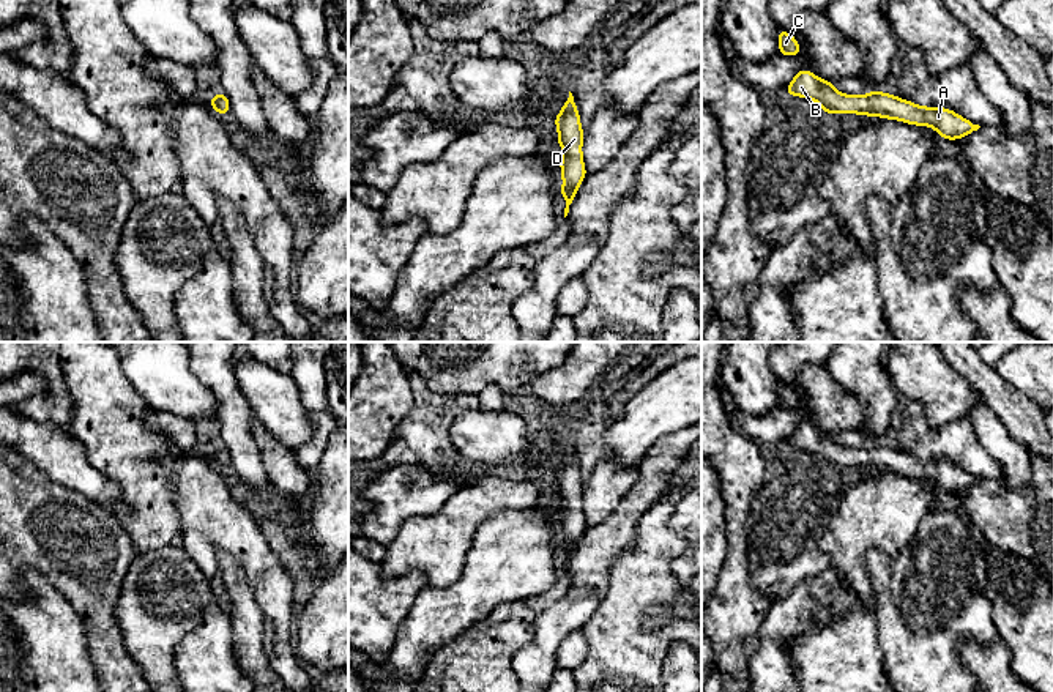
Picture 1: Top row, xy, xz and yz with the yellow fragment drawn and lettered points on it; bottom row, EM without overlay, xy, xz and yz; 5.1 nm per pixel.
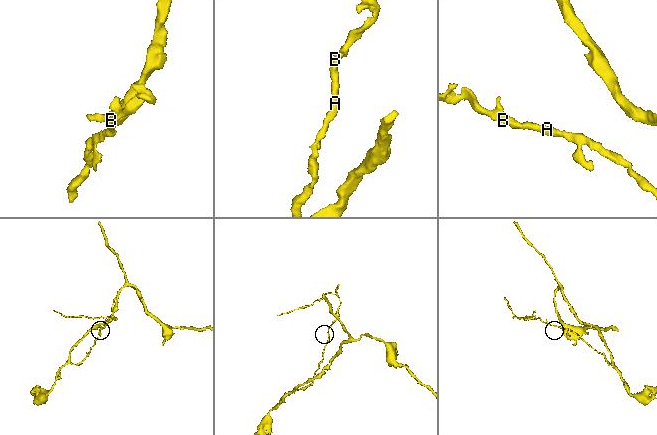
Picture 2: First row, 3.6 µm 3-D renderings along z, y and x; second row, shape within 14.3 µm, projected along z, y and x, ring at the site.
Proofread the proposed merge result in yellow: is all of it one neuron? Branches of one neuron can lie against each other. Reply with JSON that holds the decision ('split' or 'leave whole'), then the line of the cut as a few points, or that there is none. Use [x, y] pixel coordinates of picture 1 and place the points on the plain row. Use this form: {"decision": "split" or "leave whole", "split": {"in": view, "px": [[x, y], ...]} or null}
{"decision": "leave whole", "split": null}

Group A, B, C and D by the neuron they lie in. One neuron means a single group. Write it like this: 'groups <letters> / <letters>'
groups A B C D

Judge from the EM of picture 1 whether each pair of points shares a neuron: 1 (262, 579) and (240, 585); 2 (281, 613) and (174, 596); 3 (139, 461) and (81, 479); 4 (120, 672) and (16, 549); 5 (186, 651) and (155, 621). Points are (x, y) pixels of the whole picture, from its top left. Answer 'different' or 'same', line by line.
1: different
2: different
3: different
4: same
5: different

